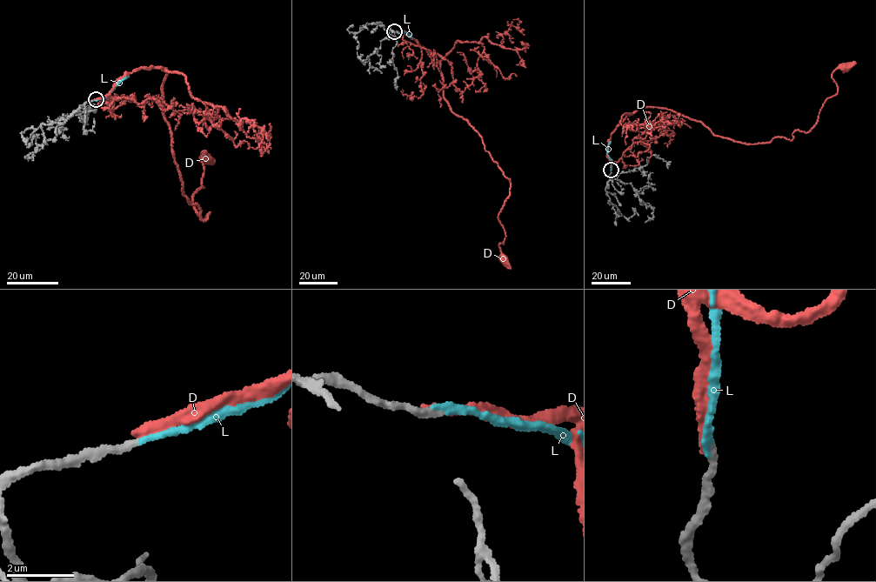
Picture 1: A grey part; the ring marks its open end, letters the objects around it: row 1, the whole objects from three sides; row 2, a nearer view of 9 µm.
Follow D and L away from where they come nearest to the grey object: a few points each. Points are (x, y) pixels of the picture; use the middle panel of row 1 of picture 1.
D: (394, 32), (435, 56), (444, 98), (510, 179), (498, 216), (503, 259)
L: (394, 32), (405, 32), (412, 37)

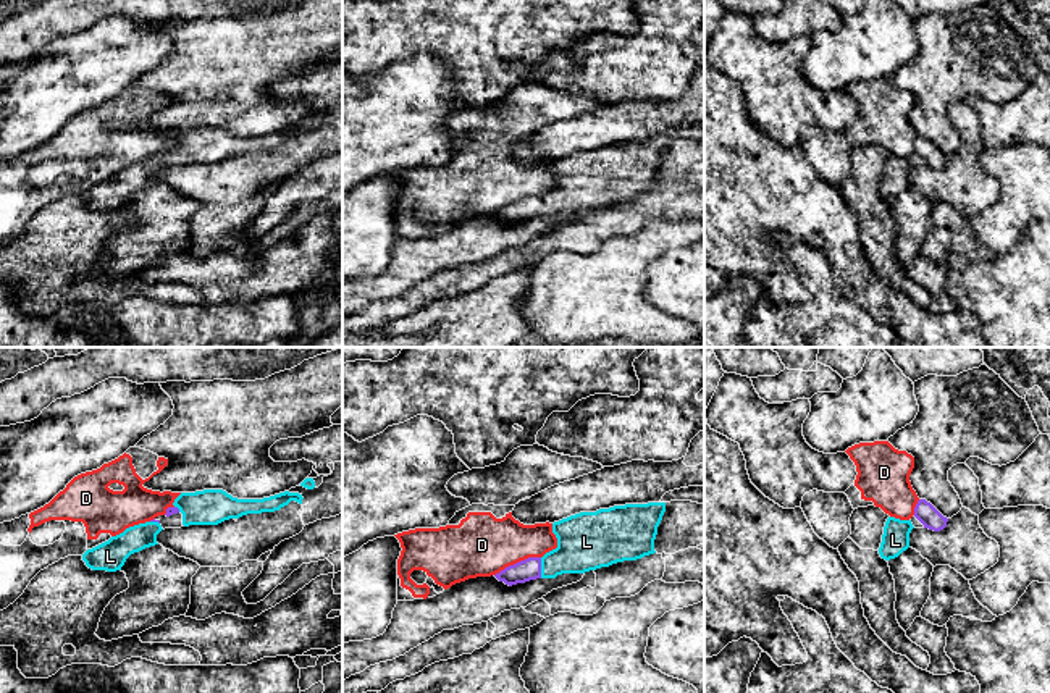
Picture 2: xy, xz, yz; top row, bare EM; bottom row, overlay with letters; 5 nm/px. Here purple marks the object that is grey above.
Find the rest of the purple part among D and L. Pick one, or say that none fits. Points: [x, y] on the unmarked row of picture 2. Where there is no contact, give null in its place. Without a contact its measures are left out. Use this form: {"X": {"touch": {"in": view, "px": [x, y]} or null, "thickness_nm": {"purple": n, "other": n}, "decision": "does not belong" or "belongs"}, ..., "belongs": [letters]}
{"D": {"touch": {"in": "xz", "px": [517, 201]}, "thickness_nm": {"purple": 110, "other": 300}, "decision": "does not belong"}, "L": {"touch": {"in": "xz", "px": [540, 205]}, "thickness_nm": {"purple": 110, "other": 280}, "decision": "belongs"}, "belongs": ["L"]}

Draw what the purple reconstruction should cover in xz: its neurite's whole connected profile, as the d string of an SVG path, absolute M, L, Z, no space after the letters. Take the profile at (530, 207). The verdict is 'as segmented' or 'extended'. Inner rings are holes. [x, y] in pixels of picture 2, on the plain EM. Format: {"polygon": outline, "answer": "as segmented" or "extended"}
{"polygon": "M648 141L570 153L552 162L556 187L543 195L528 195L509 204L494 215L512 225L562 212L585 212L654 192L664 150L666 141Z", "answer": "extended"}

